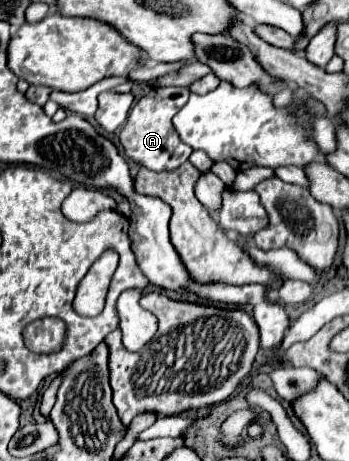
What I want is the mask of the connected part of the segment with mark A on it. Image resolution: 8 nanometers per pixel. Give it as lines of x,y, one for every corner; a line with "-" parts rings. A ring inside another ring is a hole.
158,87
150,89
148,95
138,99
120,133
120,143
124,147
126,157
152,171
172,171
186,163
192,153
192,147
180,141
178,133
172,127
172,117
176,115
176,111
180,111
180,105
184,105
188,97
188,87

